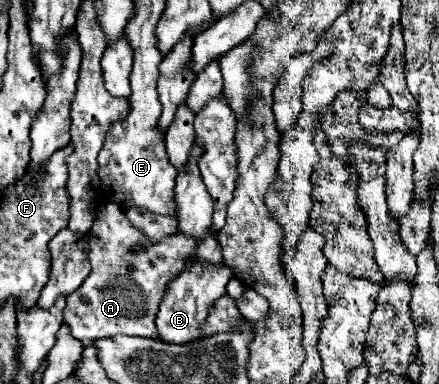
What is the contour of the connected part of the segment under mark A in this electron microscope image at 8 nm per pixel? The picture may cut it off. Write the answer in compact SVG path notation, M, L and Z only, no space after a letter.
M103 202L97 208L89 236L91 274L79 290L67 296L67 306L63 310L63 324L67 324L71 334L83 344L113 334L159 338L153 324L157 306L167 282L173 280L183 270L185 260L193 256L195 240L177 232L161 242L153 242L141 252L133 252L133 246L141 240L143 234L127 222L117 202Z

